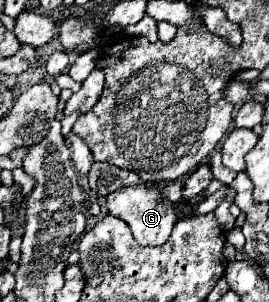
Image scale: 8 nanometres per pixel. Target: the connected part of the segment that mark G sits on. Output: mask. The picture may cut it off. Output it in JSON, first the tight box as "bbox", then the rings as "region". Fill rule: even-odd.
{"bbox":[106,183,178,245],"region":[[[144,183],[124,187],[124,189],[108,195],[106,209],[114,217],[126,221],[134,233],[134,239],[142,245],[164,245],[168,241],[168,235],[172,233],[174,223],[178,221],[178,217],[174,213],[174,203],[168,199],[162,199],[162,189],[146,187]]]}

